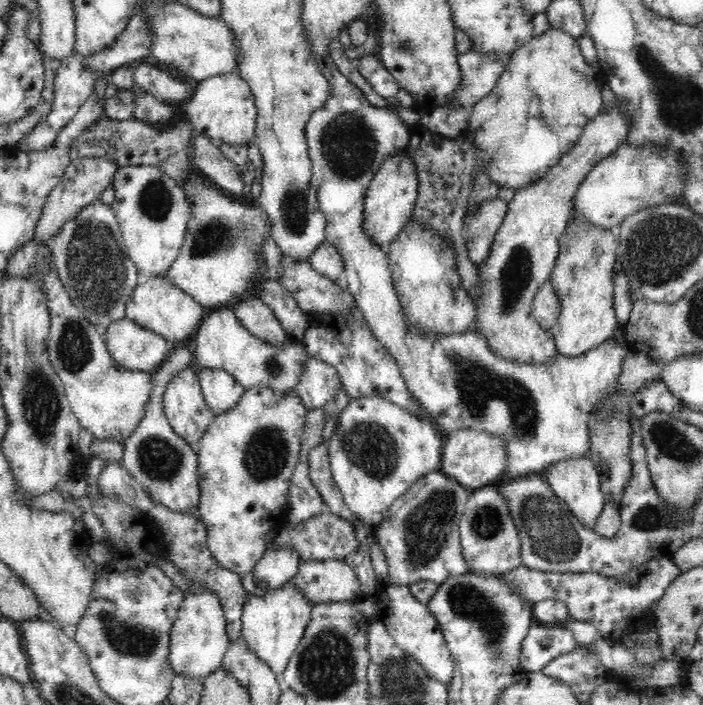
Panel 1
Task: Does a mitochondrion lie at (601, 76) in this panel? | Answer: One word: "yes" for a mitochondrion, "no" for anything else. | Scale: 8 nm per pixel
no

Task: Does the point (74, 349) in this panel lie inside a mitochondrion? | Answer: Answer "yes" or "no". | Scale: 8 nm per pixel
yes

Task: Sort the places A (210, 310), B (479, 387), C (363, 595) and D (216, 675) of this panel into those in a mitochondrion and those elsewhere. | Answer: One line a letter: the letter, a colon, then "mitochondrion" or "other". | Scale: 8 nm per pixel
A: other
B: mitochondrion
C: other
D: other

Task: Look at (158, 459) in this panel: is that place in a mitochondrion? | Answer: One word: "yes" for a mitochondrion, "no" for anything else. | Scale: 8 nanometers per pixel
yes

